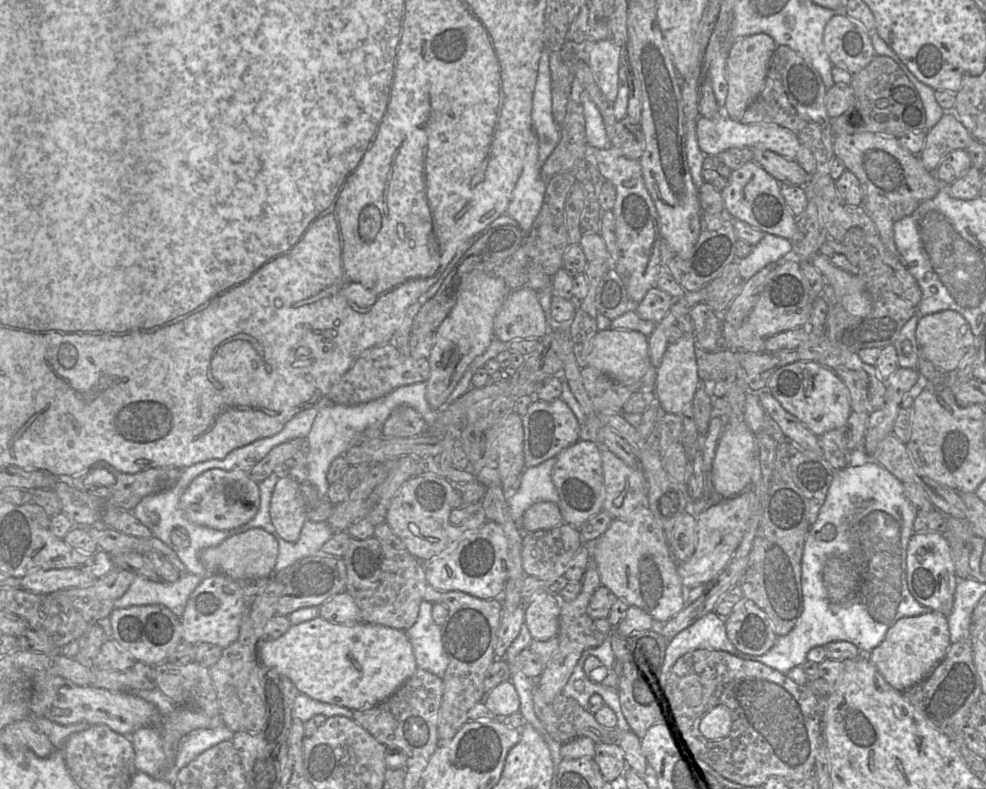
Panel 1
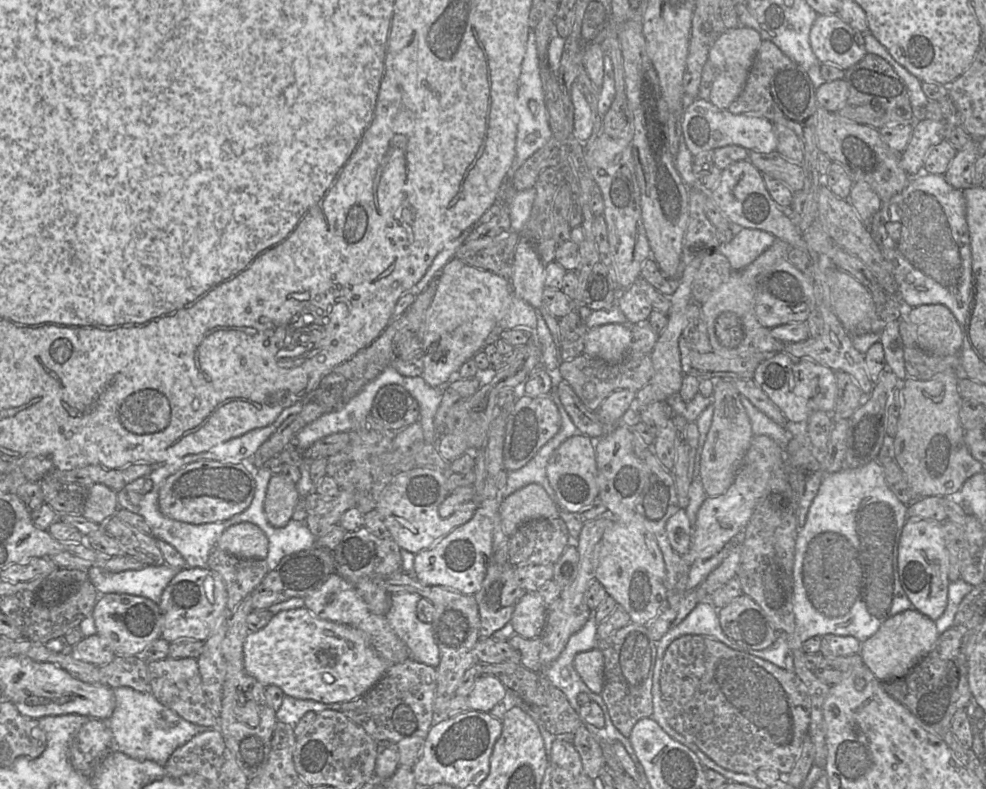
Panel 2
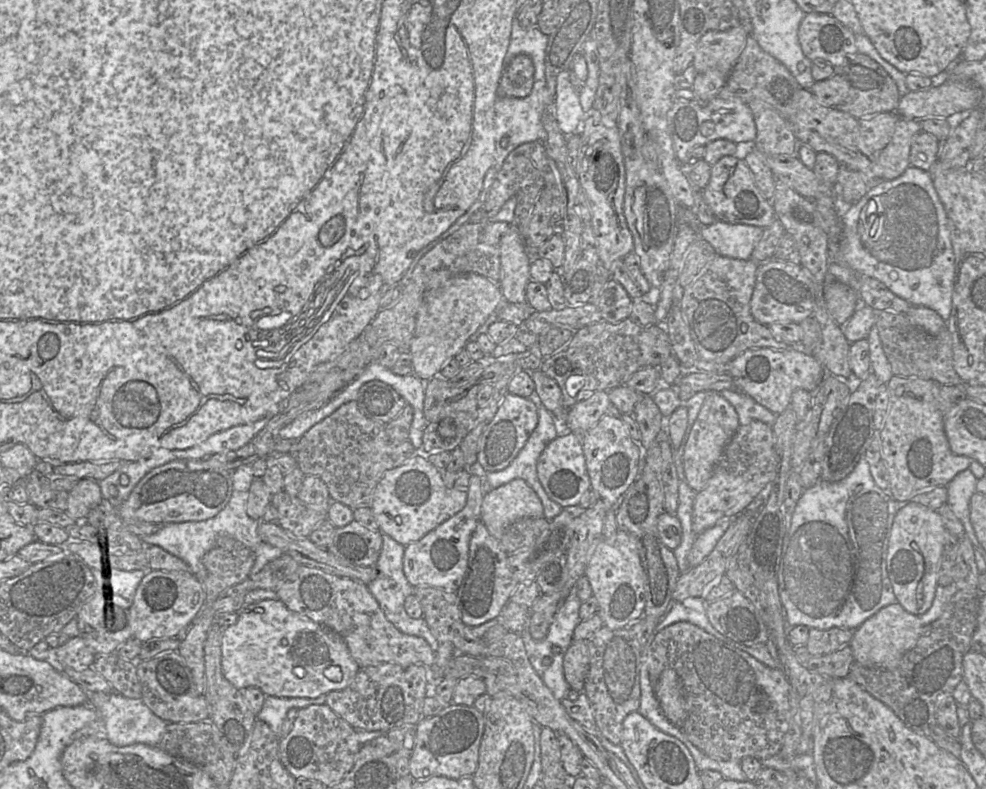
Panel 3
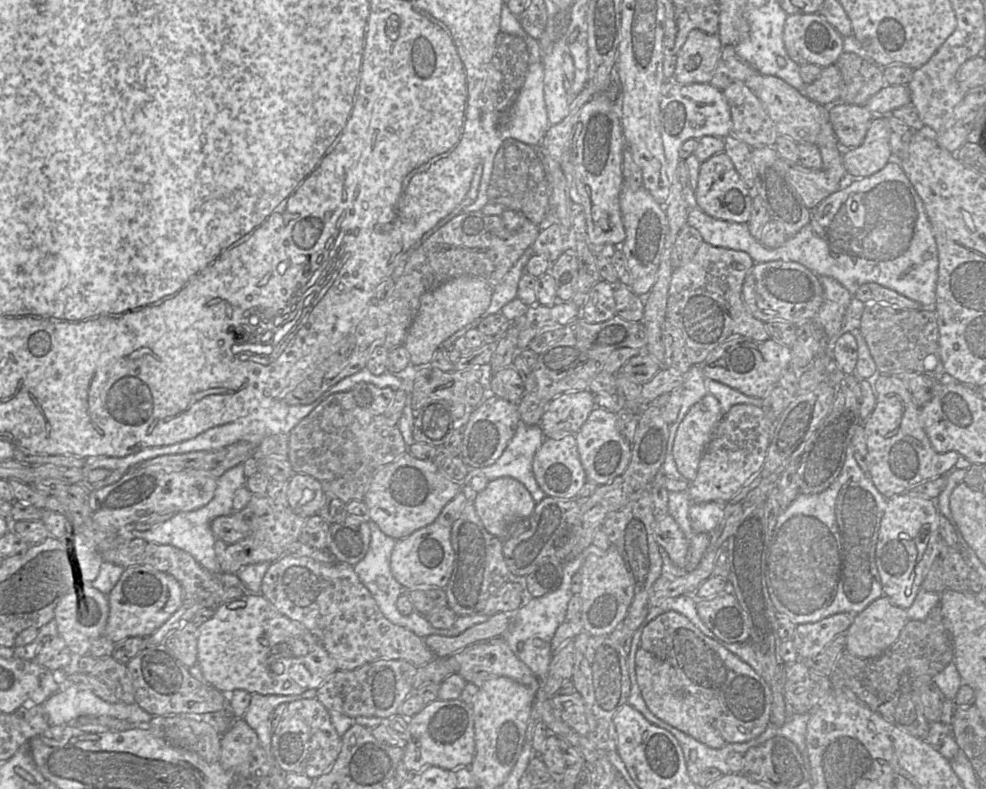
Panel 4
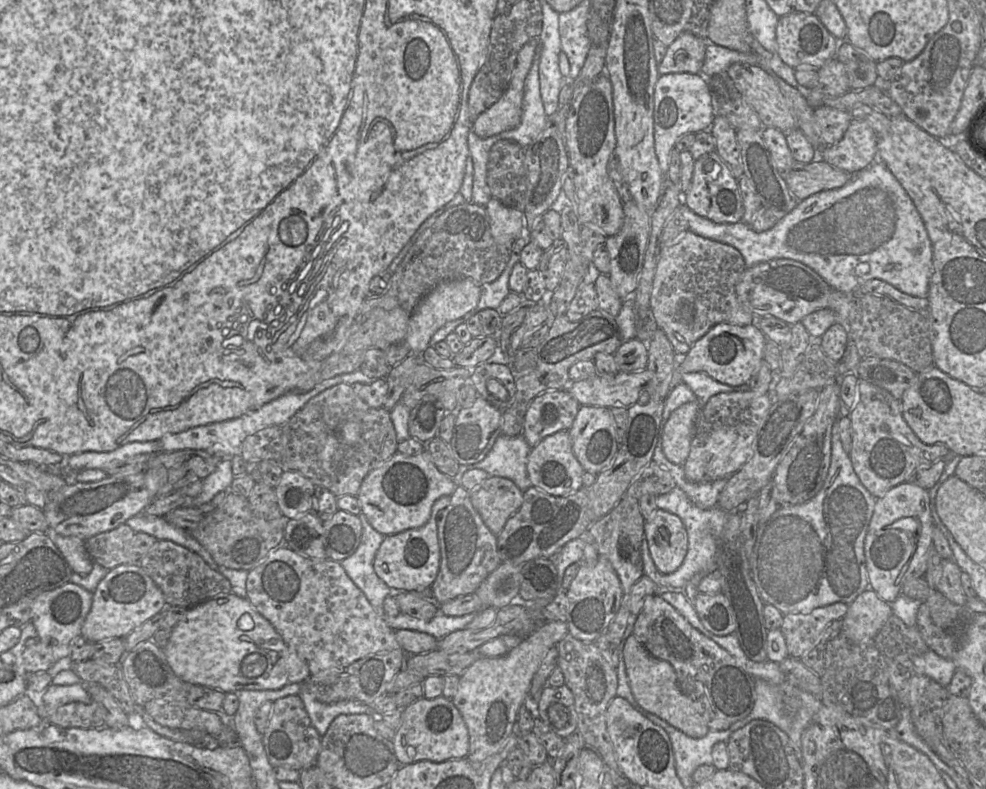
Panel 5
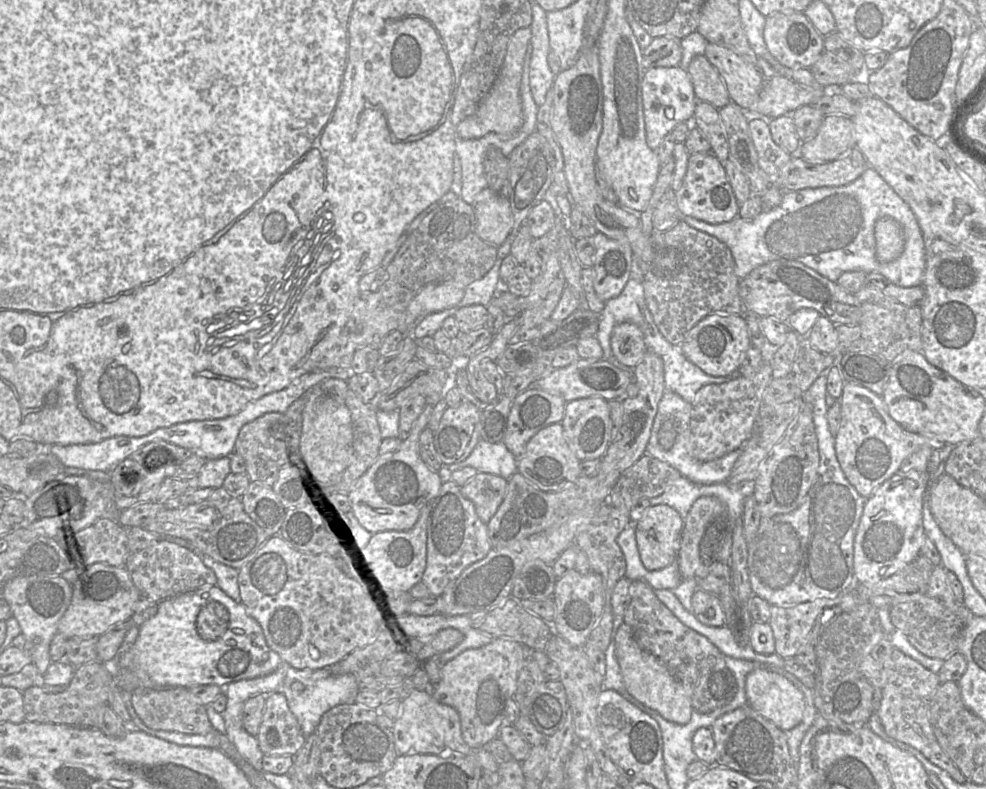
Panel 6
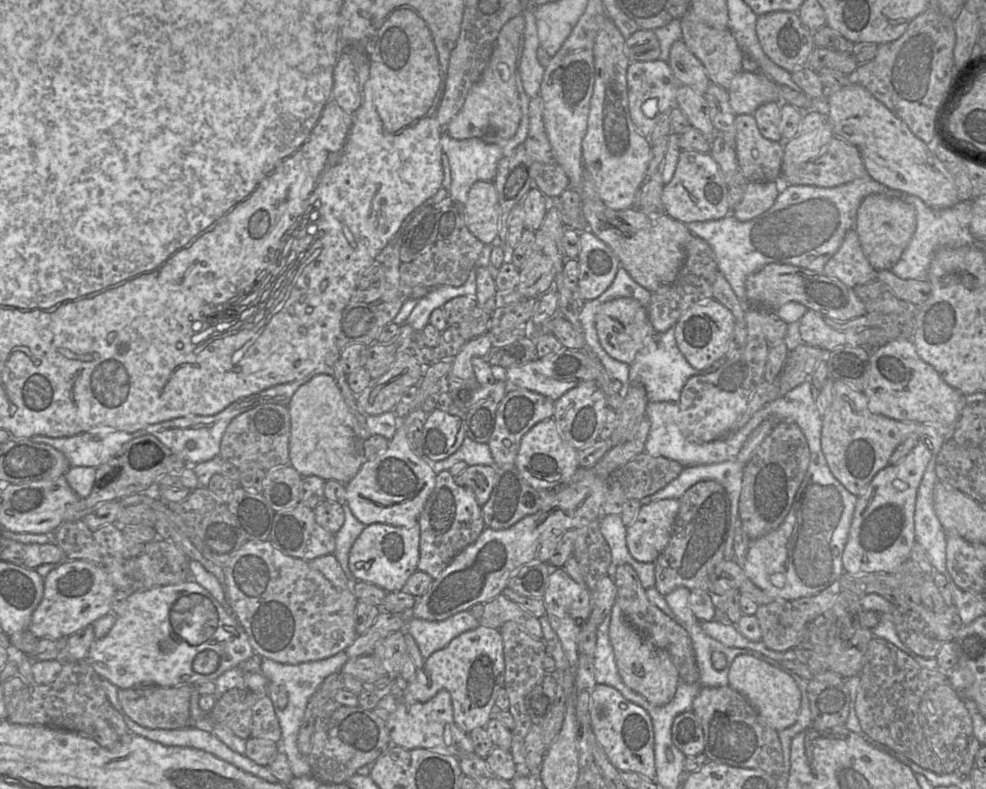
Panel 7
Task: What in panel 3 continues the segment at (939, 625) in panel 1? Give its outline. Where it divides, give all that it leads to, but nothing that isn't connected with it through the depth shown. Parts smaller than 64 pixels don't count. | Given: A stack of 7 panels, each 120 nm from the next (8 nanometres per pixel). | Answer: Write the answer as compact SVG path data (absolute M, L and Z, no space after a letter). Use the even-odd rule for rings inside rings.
M898 602L885 606L853 631L849 645L853 662L865 667L895 669L902 656L916 645L922 628L919 616L907 612Z

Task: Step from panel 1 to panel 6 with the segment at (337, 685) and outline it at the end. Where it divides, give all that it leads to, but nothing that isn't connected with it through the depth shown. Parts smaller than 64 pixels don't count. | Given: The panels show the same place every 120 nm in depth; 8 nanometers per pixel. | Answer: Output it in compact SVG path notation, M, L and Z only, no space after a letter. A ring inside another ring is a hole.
M219 587L201 589L157 603L156 613L138 628L138 636L130 650L117 658L118 667L131 667L144 687L191 688L200 685L225 686L240 680L254 679L274 672L284 664L271 650L262 628L241 602L233 601Z

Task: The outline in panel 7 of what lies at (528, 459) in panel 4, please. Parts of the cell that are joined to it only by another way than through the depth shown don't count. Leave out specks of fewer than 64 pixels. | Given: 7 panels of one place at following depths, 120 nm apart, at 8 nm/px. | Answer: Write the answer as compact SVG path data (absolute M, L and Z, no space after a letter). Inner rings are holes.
M467 437L455 453L444 460L434 462L432 469L438 474L443 470L449 470L457 462L496 467L489 446L486 443L478 443Z

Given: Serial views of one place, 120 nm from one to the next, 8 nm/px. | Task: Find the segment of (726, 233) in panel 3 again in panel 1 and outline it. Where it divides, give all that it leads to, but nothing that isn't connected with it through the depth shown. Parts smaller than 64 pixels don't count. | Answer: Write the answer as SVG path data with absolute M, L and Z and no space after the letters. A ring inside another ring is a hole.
M764 234L760 242L752 247L751 253L737 260L739 273L744 281L771 263L778 263L793 250L792 242L771 234Z

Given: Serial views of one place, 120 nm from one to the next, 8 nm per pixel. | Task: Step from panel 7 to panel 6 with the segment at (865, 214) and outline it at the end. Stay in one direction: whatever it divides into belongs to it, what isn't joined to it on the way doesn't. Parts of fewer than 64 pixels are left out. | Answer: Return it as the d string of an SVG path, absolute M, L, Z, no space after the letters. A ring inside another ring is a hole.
M882 217L874 227L875 252L878 261L887 263L898 258L904 249L902 226L890 217Z

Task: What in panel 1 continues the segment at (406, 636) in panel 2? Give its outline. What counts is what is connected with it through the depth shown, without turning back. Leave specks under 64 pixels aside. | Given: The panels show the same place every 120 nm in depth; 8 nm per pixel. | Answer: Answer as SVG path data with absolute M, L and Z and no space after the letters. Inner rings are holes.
M423 600L415 624L406 630L419 668L442 679L448 658L441 641L441 626L432 617L433 603Z

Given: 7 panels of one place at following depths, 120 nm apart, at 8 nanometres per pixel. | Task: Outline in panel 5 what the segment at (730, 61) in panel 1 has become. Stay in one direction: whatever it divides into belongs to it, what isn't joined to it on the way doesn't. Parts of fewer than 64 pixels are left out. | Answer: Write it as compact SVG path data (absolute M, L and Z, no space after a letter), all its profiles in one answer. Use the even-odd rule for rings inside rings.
M690 32L682 33L668 47L658 64L660 75L670 73L700 74L705 59L707 40Z

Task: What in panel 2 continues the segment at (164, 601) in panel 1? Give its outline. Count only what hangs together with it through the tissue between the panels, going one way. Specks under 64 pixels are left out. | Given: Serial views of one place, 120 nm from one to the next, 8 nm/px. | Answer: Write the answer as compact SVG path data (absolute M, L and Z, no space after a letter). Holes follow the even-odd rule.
M167 565L145 566L139 570L110 572L99 566L88 569L88 576L100 595L107 593L130 594L159 603L161 595L182 568Z

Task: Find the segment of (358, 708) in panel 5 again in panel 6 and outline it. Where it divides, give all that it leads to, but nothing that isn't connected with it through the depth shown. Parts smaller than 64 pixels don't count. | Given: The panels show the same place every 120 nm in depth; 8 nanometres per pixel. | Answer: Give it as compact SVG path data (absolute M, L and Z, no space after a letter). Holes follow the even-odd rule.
M289 667L279 688L279 693L286 696L288 706L306 737L315 733L324 713L341 704L353 704L358 692L358 683L352 674L330 676L326 668L297 670Z

